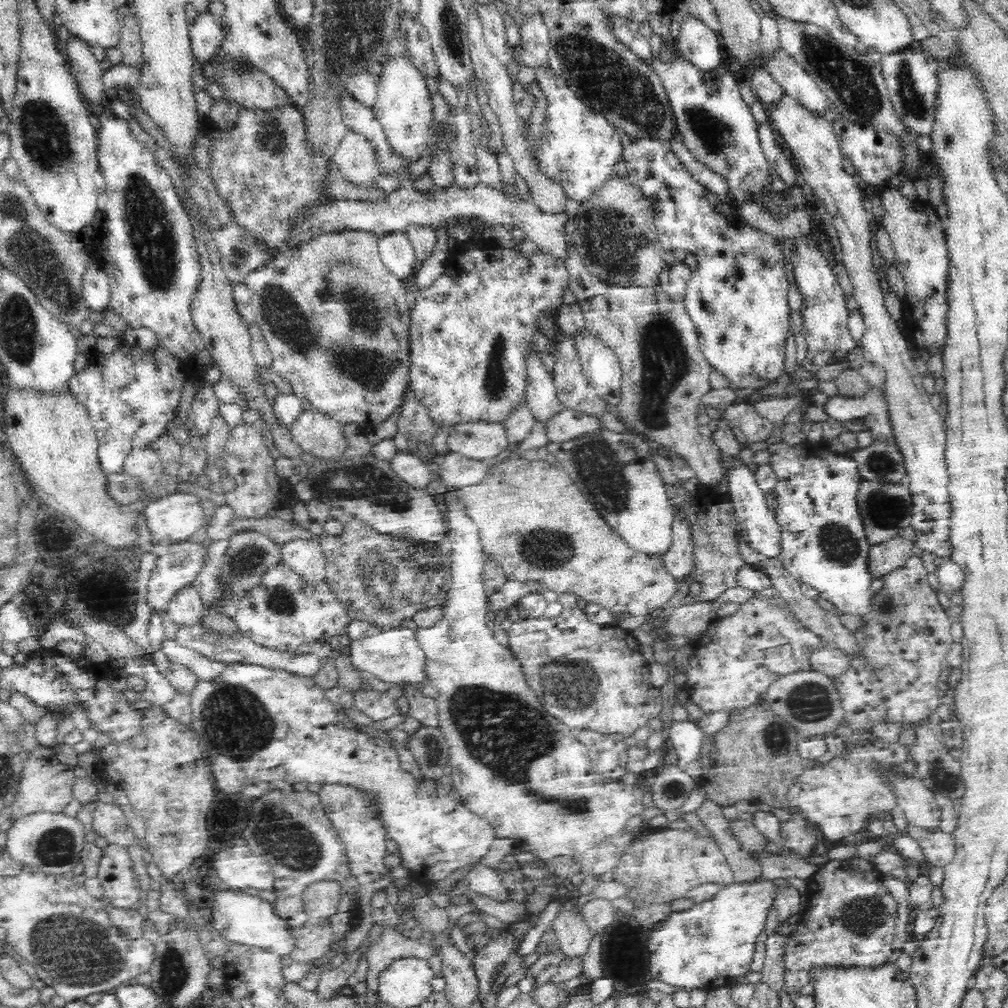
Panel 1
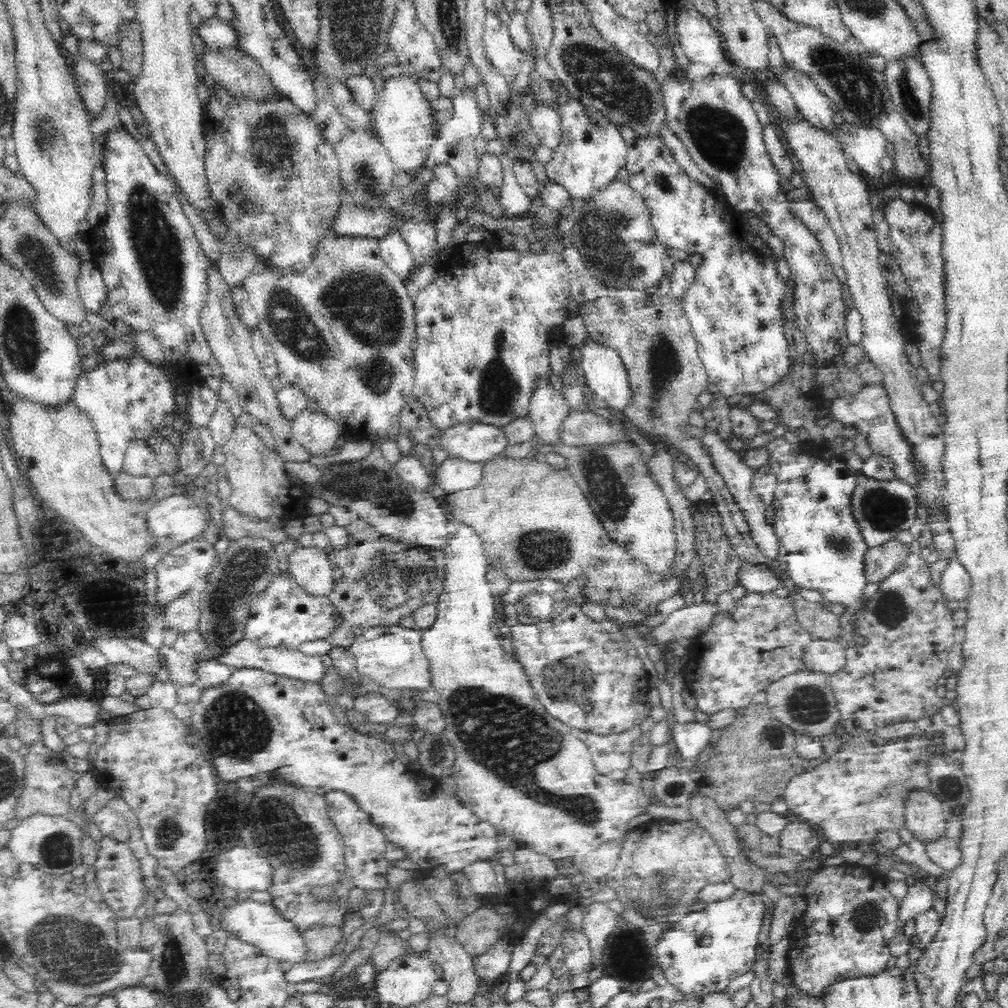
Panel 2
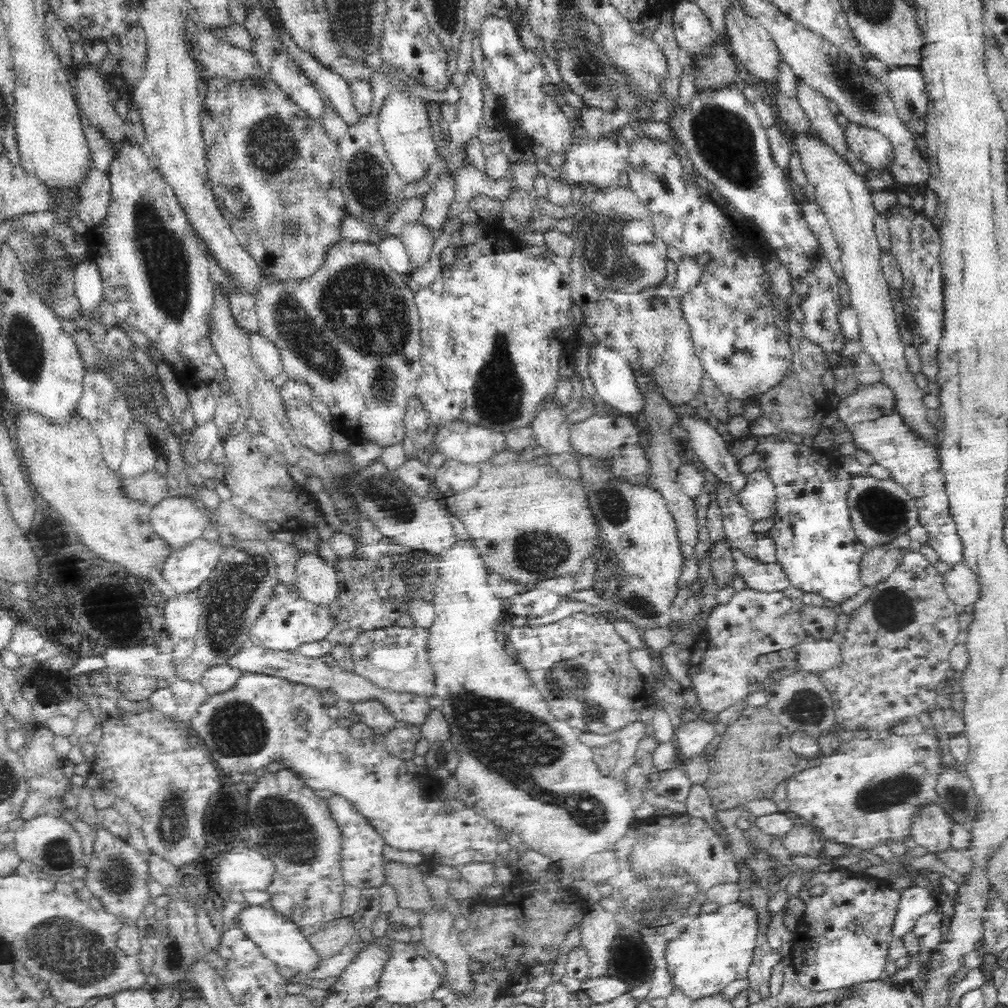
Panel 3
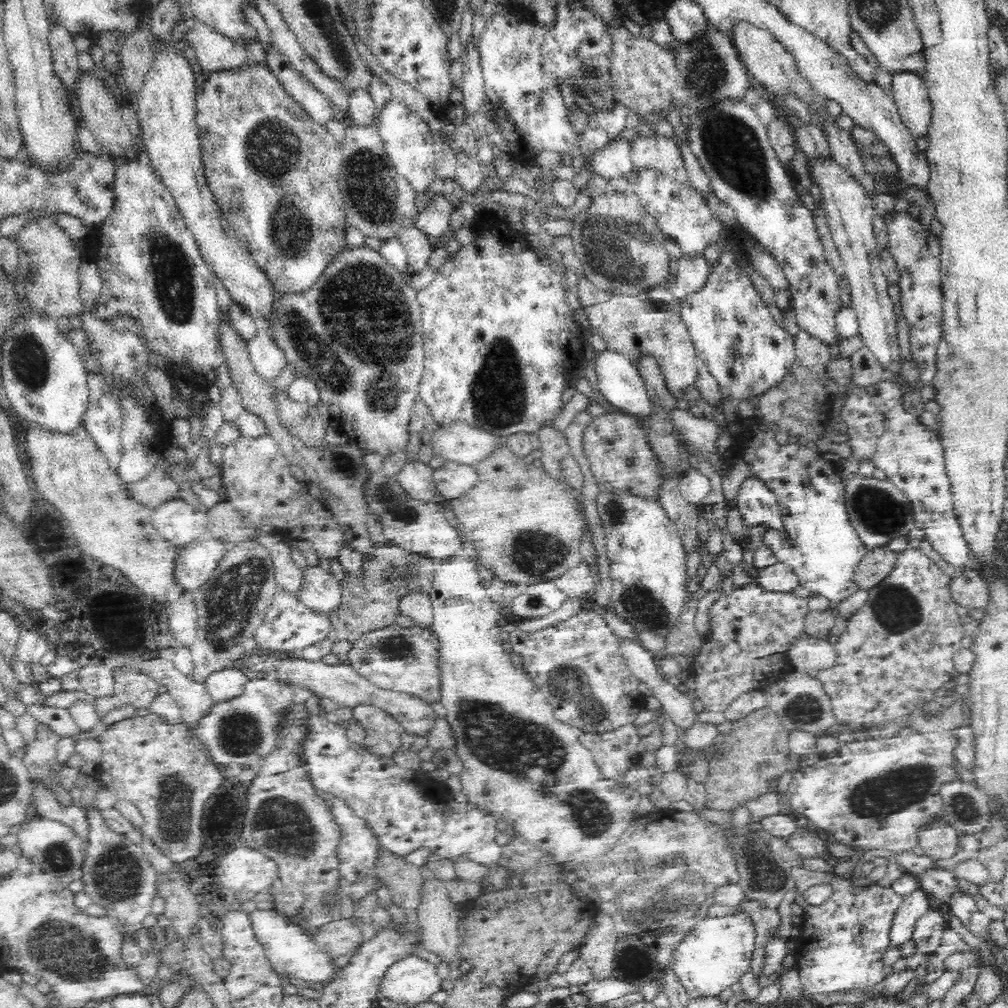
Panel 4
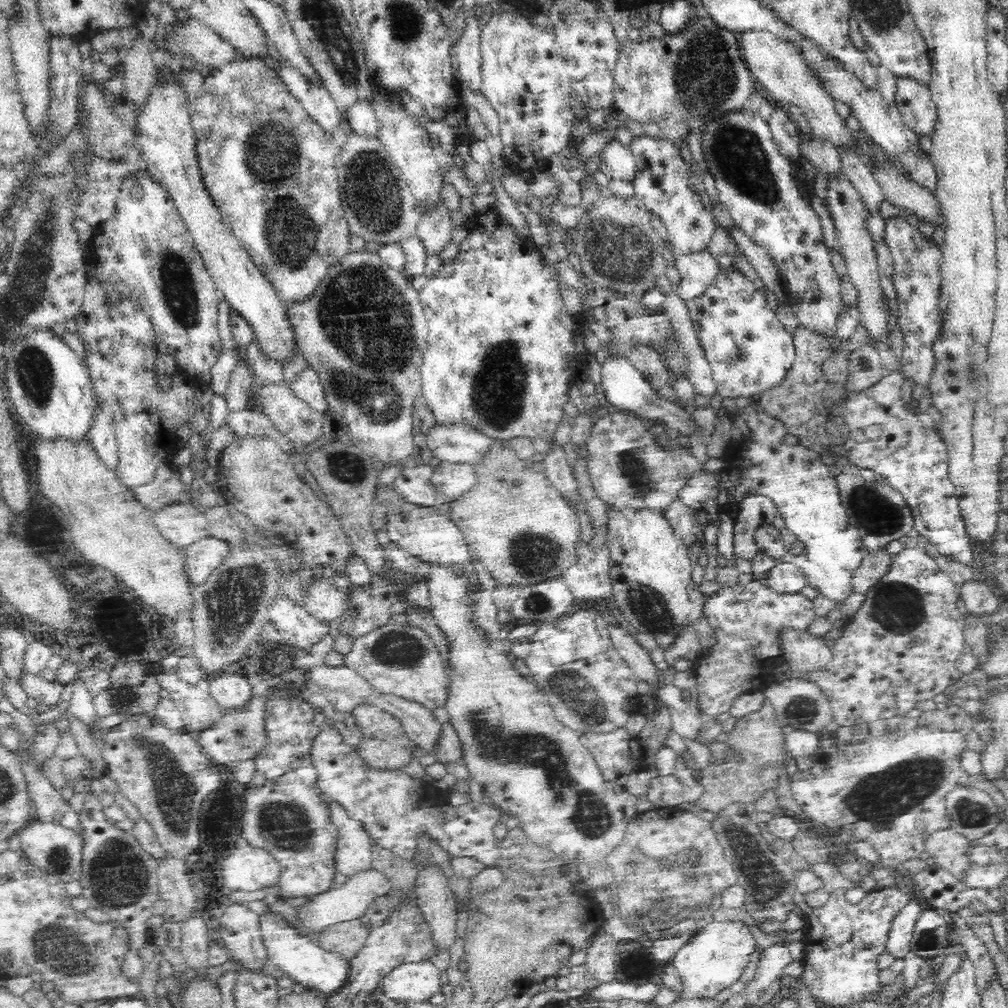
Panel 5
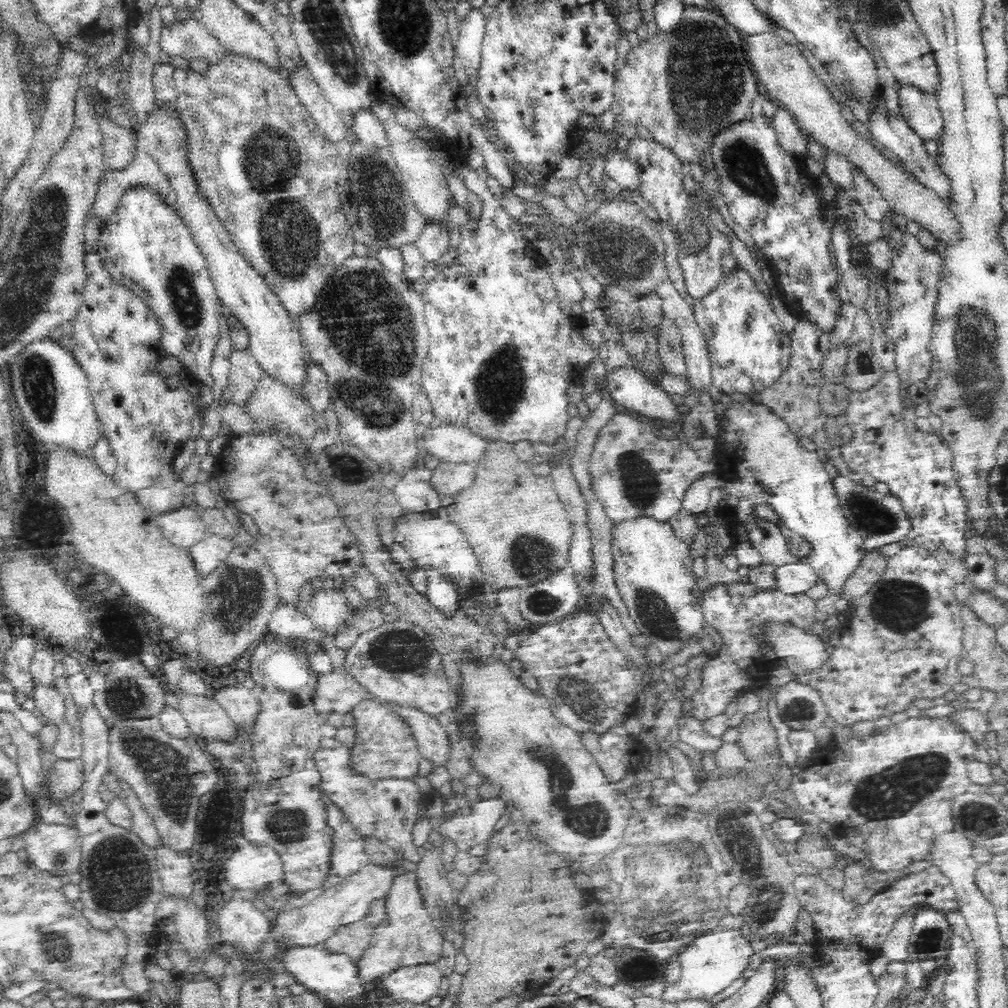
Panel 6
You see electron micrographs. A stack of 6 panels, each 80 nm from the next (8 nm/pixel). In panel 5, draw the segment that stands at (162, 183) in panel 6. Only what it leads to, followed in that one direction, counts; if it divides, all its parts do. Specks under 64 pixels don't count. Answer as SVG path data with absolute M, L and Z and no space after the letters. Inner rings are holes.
M134 153L133 157L118 164L114 162L110 164L98 156L91 166L88 166L87 178L83 181L87 189L80 194L79 209L76 210L79 218L97 227L107 221L116 211L121 192L120 186L123 185L124 180L132 177L132 174L136 176L140 172L141 174L149 174L149 170L150 163L139 153Z

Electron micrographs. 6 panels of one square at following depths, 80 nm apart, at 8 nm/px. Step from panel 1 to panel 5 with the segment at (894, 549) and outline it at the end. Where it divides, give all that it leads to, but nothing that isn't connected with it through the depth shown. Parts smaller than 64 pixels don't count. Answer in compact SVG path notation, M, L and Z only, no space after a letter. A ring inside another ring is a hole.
M884 549L867 553L852 576L852 593L868 593L888 573L892 560L893 556Z

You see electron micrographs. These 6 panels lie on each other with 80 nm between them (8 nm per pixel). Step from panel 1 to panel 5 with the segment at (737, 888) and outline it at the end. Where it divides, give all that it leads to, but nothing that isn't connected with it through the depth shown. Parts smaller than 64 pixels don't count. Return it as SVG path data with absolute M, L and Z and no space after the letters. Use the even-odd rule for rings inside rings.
M714 921L711 925L701 929L698 936L691 938L673 957L672 962L680 973L681 989L660 989L660 996L654 998L654 1003L668 1006L680 999L714 998L718 992L728 988L740 980L744 968L750 960L751 954L757 950L754 936L748 929L748 922Z

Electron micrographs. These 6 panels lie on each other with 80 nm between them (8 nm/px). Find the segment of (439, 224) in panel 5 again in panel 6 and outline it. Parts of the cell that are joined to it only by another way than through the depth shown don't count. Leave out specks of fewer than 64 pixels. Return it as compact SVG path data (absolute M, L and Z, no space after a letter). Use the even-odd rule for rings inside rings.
M426 222L420 238L414 244L425 263L432 264L448 252L448 248L450 248L449 230L445 226Z

